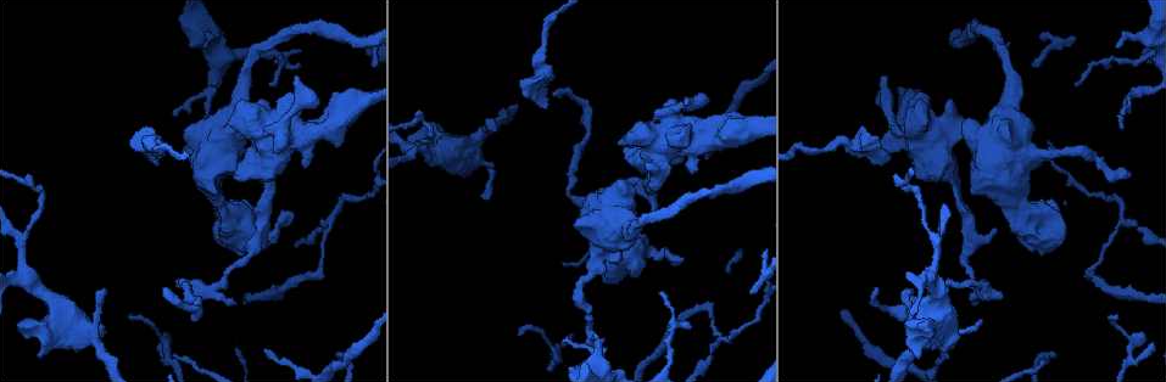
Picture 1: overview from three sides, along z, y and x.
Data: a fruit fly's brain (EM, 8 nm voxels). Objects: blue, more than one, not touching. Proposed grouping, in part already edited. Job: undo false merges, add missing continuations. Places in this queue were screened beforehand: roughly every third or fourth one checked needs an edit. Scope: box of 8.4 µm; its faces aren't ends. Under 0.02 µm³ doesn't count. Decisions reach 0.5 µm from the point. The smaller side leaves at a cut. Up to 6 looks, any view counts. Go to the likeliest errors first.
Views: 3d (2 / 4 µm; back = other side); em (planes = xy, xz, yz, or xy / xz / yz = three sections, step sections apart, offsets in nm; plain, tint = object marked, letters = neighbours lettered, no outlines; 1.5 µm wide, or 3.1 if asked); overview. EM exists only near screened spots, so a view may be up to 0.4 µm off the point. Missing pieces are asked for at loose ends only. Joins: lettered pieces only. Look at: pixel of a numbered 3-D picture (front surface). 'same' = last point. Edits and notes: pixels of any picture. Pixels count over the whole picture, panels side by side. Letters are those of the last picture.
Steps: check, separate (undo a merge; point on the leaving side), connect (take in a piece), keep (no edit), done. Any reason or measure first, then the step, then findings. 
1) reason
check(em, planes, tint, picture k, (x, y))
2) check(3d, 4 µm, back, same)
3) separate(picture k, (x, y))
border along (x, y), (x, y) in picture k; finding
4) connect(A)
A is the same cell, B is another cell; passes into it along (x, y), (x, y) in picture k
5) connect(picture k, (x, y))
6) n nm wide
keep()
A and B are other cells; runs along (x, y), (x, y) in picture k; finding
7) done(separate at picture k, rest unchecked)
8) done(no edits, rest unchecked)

branch stops here
check(em, planes, letters, picture 1, (547, 104))

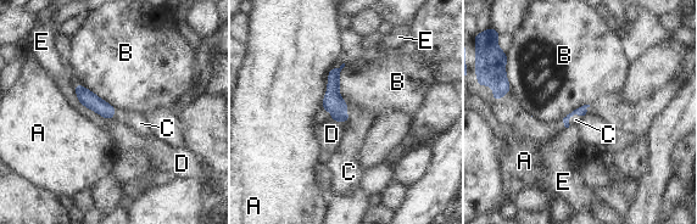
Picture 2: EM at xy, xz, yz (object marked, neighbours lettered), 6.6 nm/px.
E touches over 340 nm
connect(C)
C is the same cell, A, B, D and E are other cells; it goes on there

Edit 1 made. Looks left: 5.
check(overview)

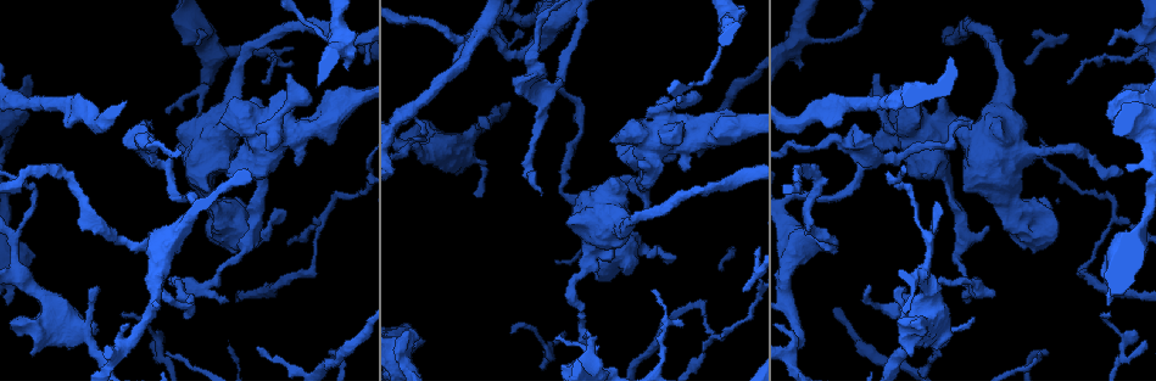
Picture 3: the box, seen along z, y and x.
free end
check(em, planes, letters, picture 3, (586, 344))

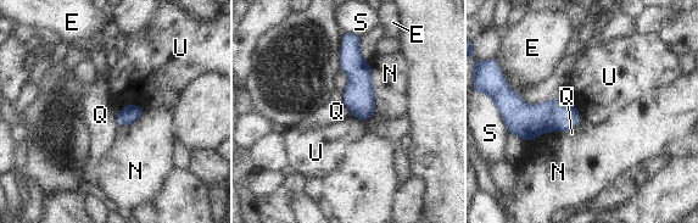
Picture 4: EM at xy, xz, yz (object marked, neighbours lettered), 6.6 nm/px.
keep()
E, N, Q, S and U are other cells; border along (353, 116), (364, 122) in picture 4; none of them fits

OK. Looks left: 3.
abrupt turn
check(em, yz, step 4, tint, picture 3, (321, 218))

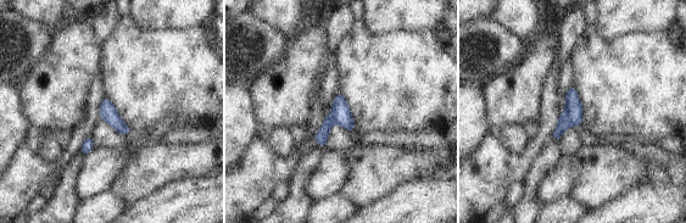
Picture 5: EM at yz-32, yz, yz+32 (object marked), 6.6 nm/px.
check(em, xz, step 4, letters, same)

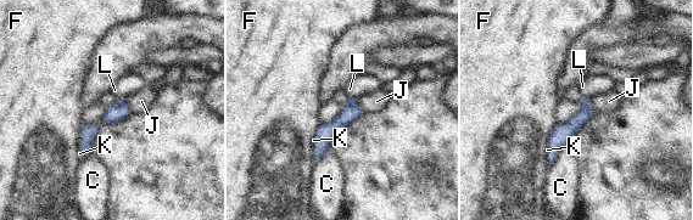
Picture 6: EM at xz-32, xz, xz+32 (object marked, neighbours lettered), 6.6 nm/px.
120 nm wide; K touches over 200 nm
separate(picture 6, (352, 101))
C, F, J, K and L are other cells; two neurons meet here

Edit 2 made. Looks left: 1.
done(connect at picture 2, separate at picture 6, rest unchecked)

